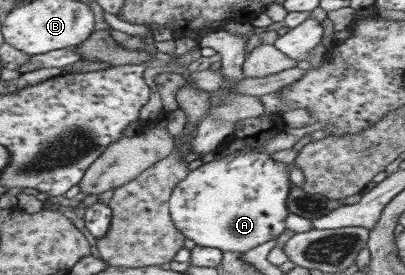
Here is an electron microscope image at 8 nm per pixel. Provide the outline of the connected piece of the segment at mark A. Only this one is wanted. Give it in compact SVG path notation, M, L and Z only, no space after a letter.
M276 91L258 95L257 98L264 104L264 115L234 122L230 138L238 138L248 144L244 146L246 152L240 152L238 156L234 154L234 170L222 170L222 176L212 176L212 166L216 161L202 164L204 168L198 168L196 172L204 174L187 172L187 176L174 186L169 195L167 206L172 225L196 246L244 253L276 238L285 230L284 220L289 214L285 205L291 188L289 166L278 164L270 158L271 152L259 148L269 142L268 138L284 132L281 128L282 114L288 112L288 103Z

